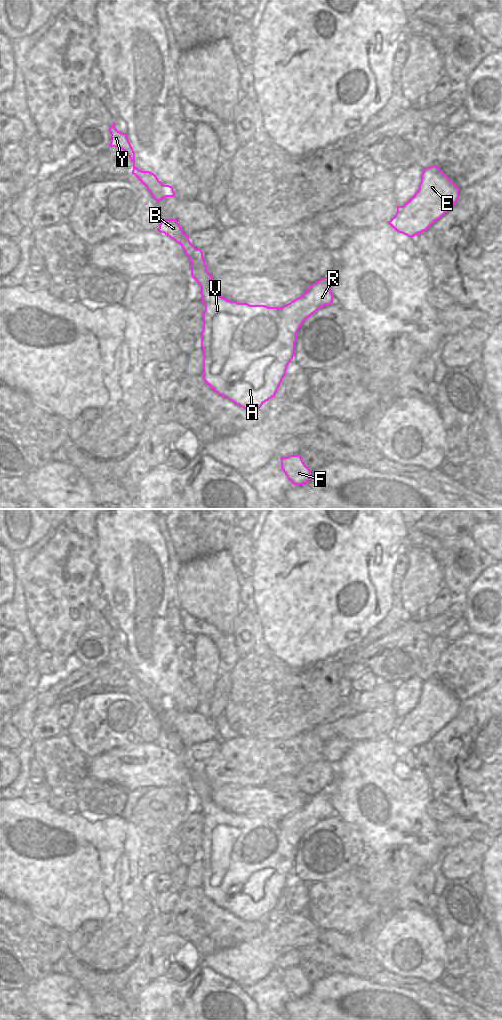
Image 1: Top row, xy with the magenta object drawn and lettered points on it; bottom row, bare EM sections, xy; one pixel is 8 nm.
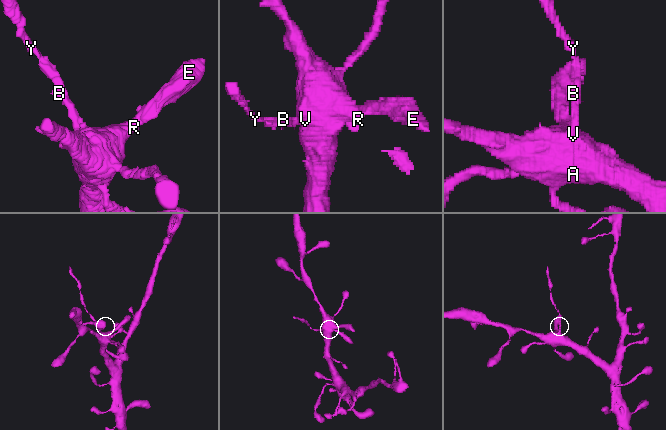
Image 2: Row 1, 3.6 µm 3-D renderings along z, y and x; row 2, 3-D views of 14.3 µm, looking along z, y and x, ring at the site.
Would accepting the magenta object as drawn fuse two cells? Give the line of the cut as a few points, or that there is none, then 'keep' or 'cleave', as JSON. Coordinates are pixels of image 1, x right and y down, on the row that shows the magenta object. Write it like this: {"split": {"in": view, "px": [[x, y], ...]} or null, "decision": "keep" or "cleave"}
{"split": {"in": "xy", "px": [[204, 262], [199, 262], [191, 267]]}, "decision": "cleave"}

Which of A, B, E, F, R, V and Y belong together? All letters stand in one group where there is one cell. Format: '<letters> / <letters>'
A E F R V / B Y

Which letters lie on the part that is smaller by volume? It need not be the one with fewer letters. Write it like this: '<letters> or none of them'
B, Y.

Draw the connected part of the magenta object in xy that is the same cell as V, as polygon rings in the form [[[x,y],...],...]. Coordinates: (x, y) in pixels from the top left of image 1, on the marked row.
[[[205,263],[191,267],[191,276],[201,288],[201,300],[205,306],[203,312],[203,330],[201,347],[203,348],[203,380],[216,393],[232,401],[244,409],[259,409],[266,401],[275,396],[287,370],[287,366],[295,354],[297,332],[303,322],[316,311],[333,303],[332,283],[324,277],[309,285],[298,298],[282,307],[266,305],[250,305],[230,301],[218,295],[211,288],[212,276]]]

